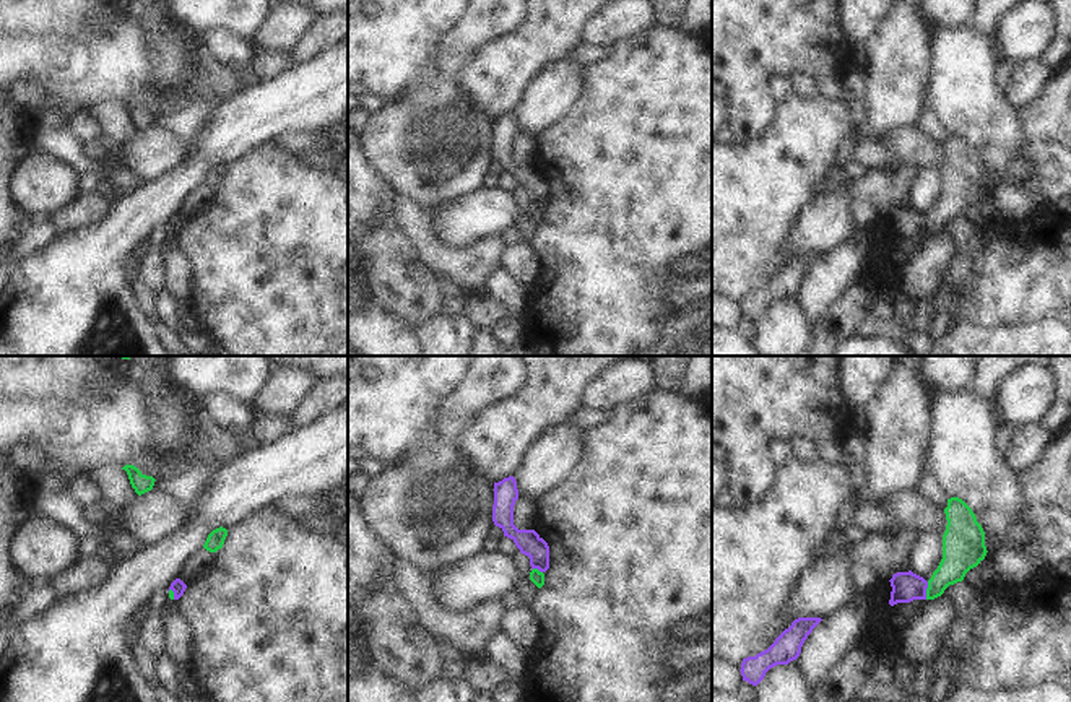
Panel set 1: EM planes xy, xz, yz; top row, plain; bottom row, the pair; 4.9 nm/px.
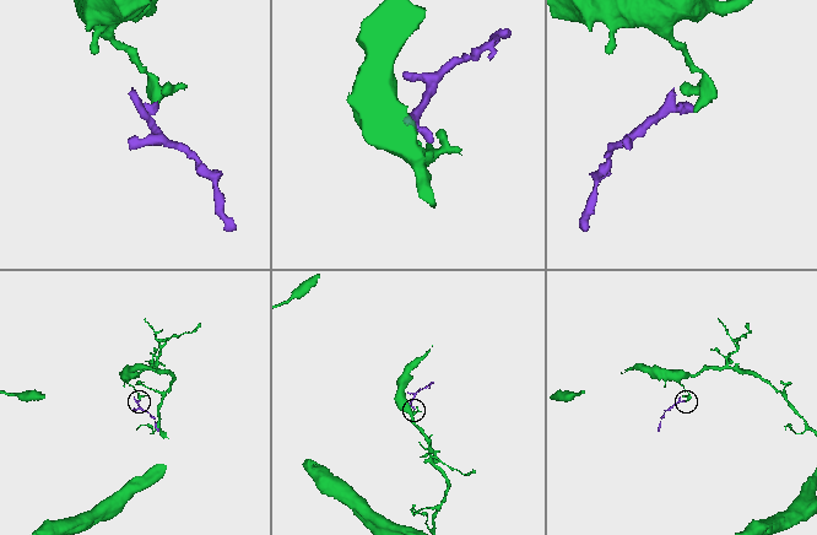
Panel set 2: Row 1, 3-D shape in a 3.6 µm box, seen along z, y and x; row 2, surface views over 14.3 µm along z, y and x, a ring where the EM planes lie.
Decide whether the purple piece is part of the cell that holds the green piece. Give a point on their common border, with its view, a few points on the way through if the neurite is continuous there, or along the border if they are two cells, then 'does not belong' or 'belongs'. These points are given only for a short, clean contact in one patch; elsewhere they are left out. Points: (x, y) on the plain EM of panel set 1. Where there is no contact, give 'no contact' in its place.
meets green in yz at (927, 226); border along yz (928, 218), (925, 234); does not belong

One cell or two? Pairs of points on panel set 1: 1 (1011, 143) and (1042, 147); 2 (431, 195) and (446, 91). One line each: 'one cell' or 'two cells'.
1: two cells
2: one cell

